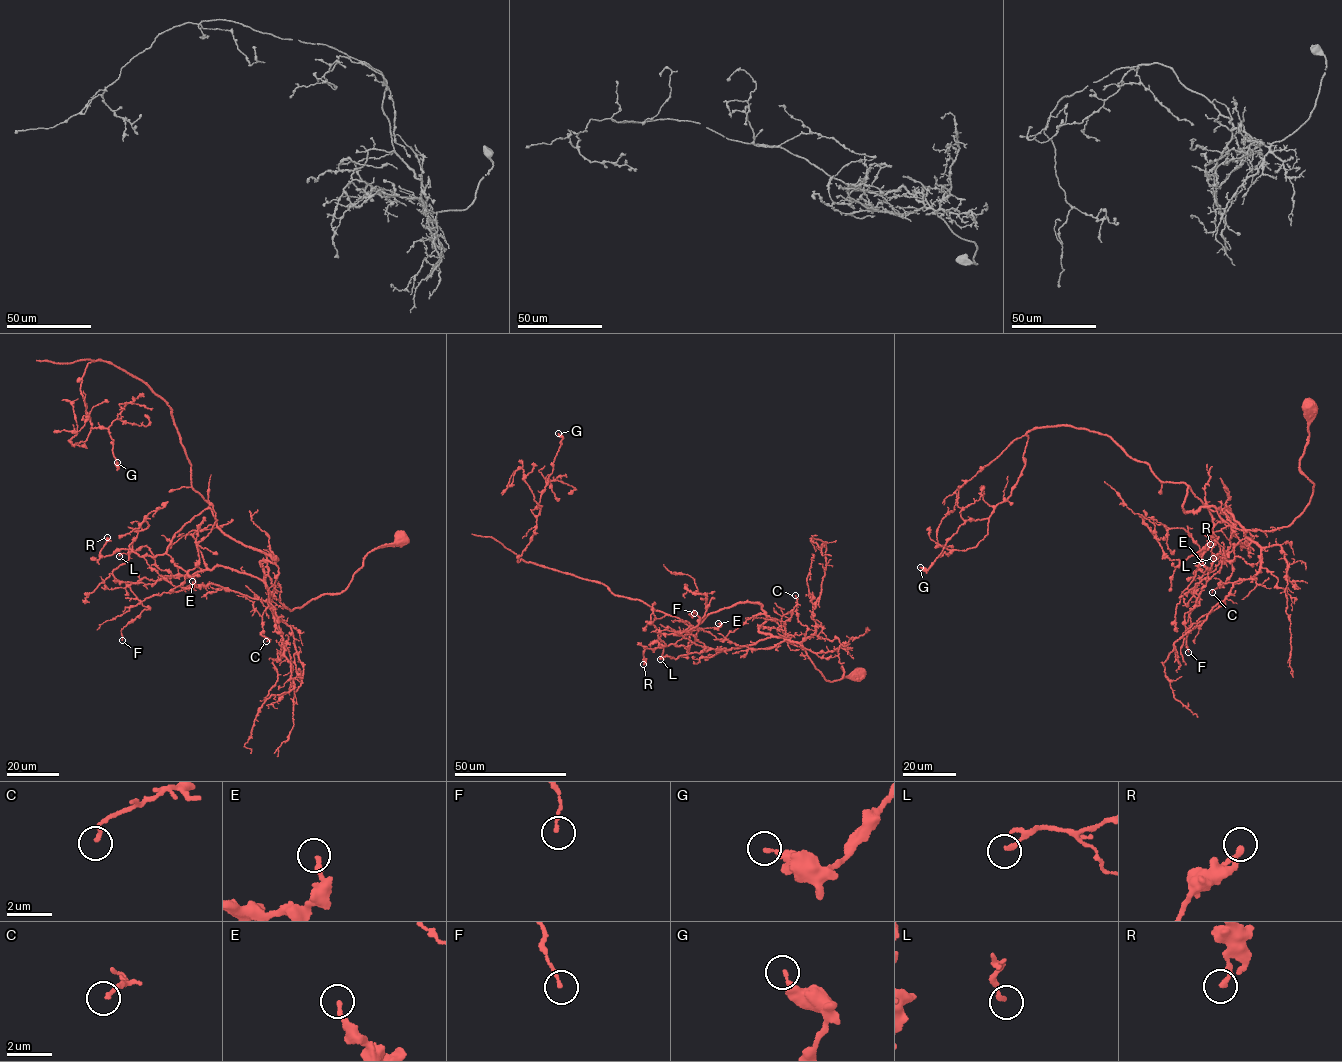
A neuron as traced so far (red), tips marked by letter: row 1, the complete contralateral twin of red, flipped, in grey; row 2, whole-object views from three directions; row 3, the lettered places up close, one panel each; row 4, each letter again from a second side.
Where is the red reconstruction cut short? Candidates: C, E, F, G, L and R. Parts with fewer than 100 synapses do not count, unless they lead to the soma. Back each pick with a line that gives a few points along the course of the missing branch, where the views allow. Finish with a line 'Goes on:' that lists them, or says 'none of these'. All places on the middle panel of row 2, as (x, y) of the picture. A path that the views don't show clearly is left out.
Goes on: none of these

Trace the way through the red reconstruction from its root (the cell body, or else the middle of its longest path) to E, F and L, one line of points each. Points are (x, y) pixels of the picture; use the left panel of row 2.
E: (401, 536), (341, 592), (291, 610), (224, 566), (128, 586), (112, 571), (132, 551), (192, 581)
F: (401, 536), (367, 554), (341, 592), (291, 610), (271, 594), (209, 583), (139, 600), (149, 608), (122, 640)
L: (401, 536), (367, 554), (341, 592), (291, 610), (260, 580), (224, 566), (176, 577), (147, 546), (119, 556)

